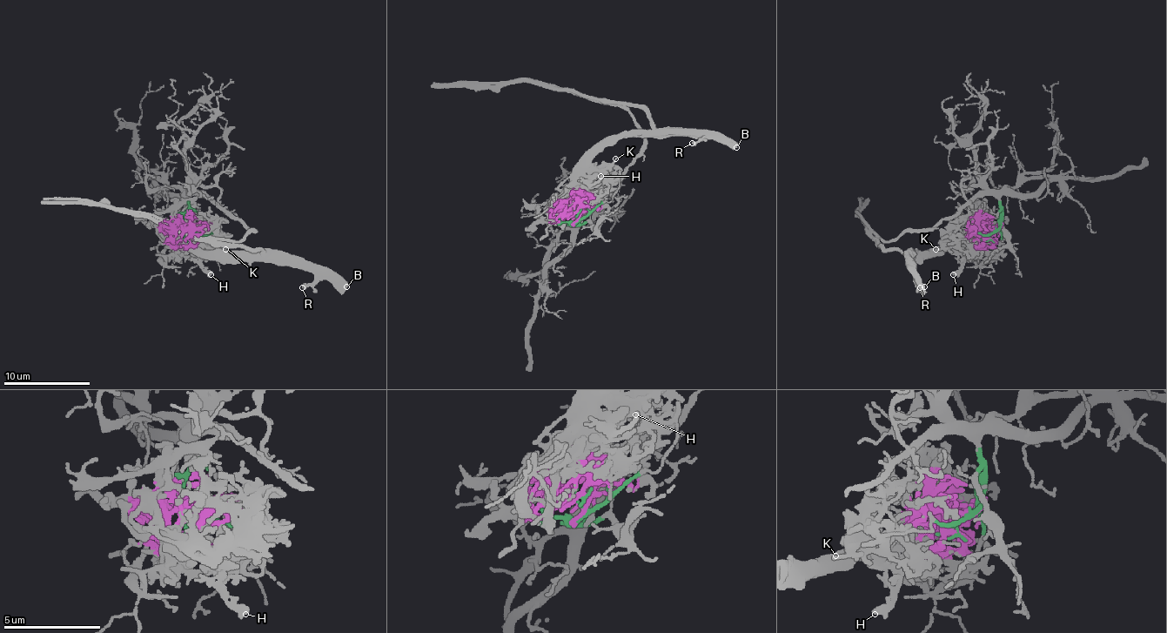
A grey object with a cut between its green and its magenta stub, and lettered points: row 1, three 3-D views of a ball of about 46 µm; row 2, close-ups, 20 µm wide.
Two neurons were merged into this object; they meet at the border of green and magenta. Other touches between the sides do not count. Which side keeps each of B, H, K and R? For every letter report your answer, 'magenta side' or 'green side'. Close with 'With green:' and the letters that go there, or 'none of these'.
B: magenta side
H: magenta side
K: magenta side
R: magenta side
With green: none of these

